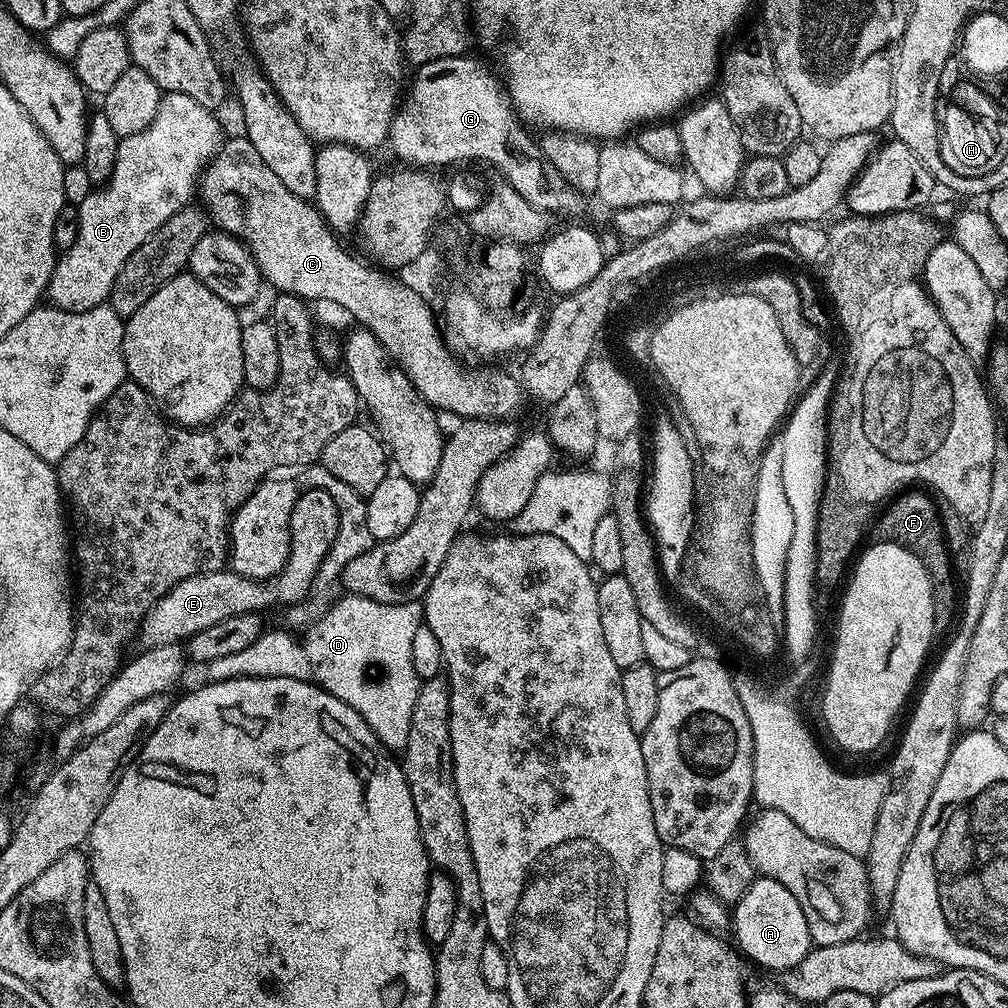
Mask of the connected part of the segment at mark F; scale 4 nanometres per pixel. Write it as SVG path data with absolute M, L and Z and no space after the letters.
M904 490L895 499L887 505L889 508L881 516L879 513L878 519L874 524L874 532L876 528L877 534L880 535L877 537L881 541L897 544L906 550L910 550L920 559L922 566L926 566L928 576L932 580L936 632L942 634L948 627L950 627L949 629L953 627L952 615L955 612L957 615L958 612L958 584L956 588L955 582L950 580L952 576L952 564L948 561L950 553L948 551L948 544L944 540L944 527L940 521L940 509L937 501L924 490Z

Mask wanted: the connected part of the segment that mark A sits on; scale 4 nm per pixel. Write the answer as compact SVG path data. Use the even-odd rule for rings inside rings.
M765 876L756 878L735 904L732 913L732 928L736 931L735 943L739 951L749 961L752 959L764 968L790 969L813 947L810 930L806 926L806 914L802 914L798 898L794 898L782 882L774 882Z

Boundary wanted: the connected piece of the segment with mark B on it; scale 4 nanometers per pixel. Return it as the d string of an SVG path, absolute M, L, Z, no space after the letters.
M164 92L156 113L152 115L152 121L138 134L130 134L120 140L114 174L106 187L94 190L75 209L76 237L69 248L59 253L46 287L46 300L48 298L47 303L51 307L67 312L85 312L109 299L114 280L130 254L175 212L184 210L189 203L187 200L197 191L198 181L206 165L222 144L216 115L215 111L194 102L190 94Z

